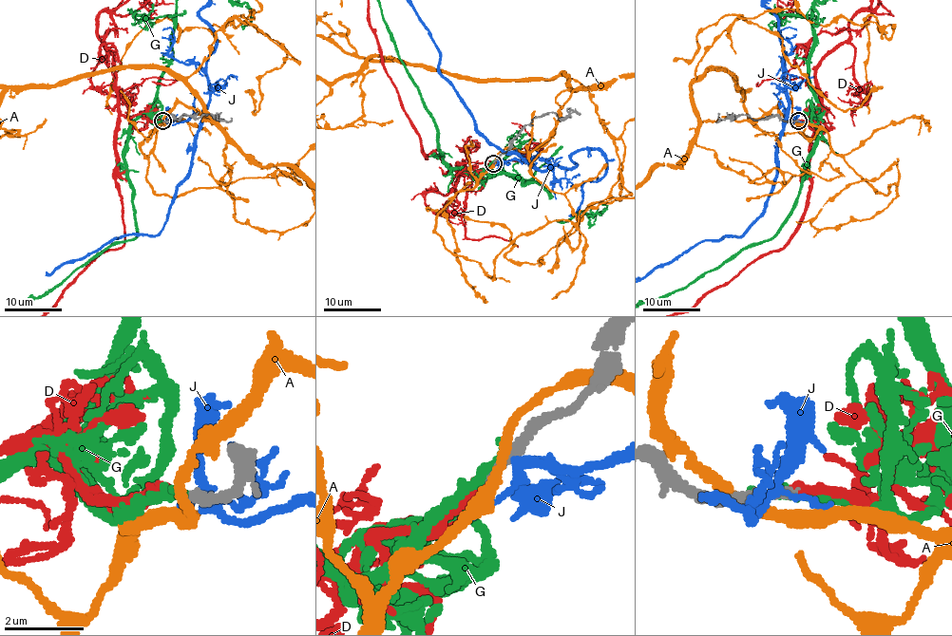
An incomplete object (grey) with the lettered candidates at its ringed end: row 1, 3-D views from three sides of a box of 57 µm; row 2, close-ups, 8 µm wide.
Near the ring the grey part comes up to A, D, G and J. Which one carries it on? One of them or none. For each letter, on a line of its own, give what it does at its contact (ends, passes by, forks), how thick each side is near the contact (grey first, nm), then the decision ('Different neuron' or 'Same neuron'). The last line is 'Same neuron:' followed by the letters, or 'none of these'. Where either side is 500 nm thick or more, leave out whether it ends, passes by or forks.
A: It passes by. Thickness 320 nm (grey) against 240 nm. Different neuron
D: It ends there. Thickness 240 nm (grey) against 280 nm. Same neuron
G: It ends there. Thickness 300 nm (grey) against 300 nm. Different neuron
J: It forks there. Thickness 320 nm (grey) against 240 nm. Different neuron
Same neuron: D

